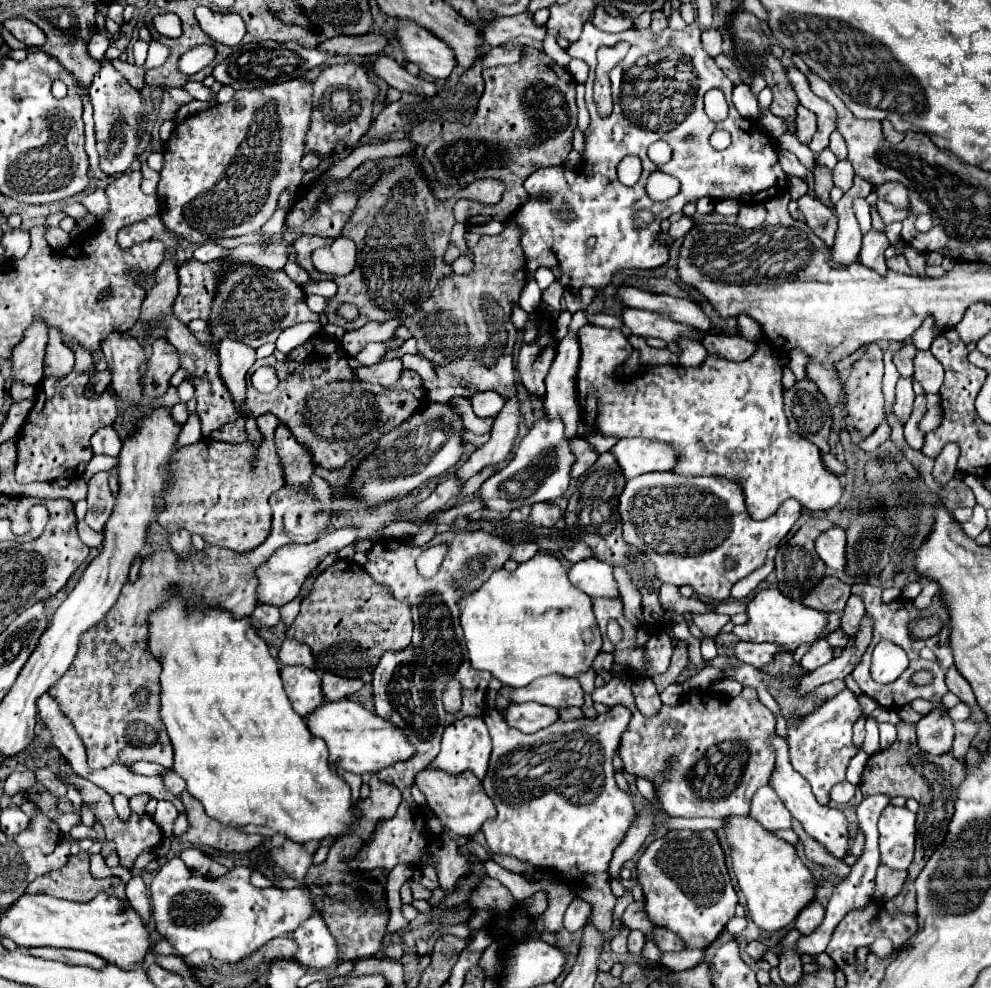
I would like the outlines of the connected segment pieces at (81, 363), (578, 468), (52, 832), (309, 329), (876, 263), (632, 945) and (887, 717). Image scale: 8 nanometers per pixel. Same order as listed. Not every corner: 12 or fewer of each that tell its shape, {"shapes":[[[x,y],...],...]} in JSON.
{"shapes":[[[77,341],[66,346],[74,352],[74,369],[84,373],[95,368],[92,354]],[[575,437],[571,443],[575,463],[571,479],[585,473],[595,461],[597,453],[591,445]],[[37,805],[29,827],[13,837],[19,847],[45,855],[61,841],[61,829]],[[299,323],[283,329],[277,349],[287,355],[321,331],[319,323]],[[871,229],[863,235],[861,263],[887,275],[885,233]],[[631,931],[627,949],[641,953],[645,935],[641,931]],[[877,707],[873,717],[881,721],[893,721],[897,725],[901,717],[897,711]]]}

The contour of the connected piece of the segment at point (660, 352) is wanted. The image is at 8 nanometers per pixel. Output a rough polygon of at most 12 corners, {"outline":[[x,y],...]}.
{"outline":[[637,335],[627,337],[641,349],[641,365],[679,363],[679,355],[665,349],[653,349]]}

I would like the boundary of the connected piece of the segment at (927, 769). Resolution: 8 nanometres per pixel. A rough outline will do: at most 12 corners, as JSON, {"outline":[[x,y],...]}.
{"outline":[[915,723],[869,757],[859,789],[919,803],[915,861],[943,843],[963,761],[917,747]]}

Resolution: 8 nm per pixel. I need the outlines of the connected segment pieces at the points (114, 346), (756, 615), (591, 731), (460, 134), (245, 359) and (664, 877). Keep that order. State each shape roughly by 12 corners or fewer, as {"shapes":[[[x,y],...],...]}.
{"shapes":[[[133,335],[105,337],[101,351],[121,399],[141,401],[145,351]],[[761,589],[747,603],[741,641],[795,651],[827,625],[827,613]],[[617,705],[525,735],[495,709],[491,851],[607,871],[635,817]],[[533,47],[483,69],[471,125],[419,123],[417,157],[437,199],[563,165],[577,83]],[[221,339],[221,379],[233,399],[245,399],[245,375],[255,349],[243,341]],[[669,831],[637,863],[645,911],[707,949],[737,893],[715,831]]]}

